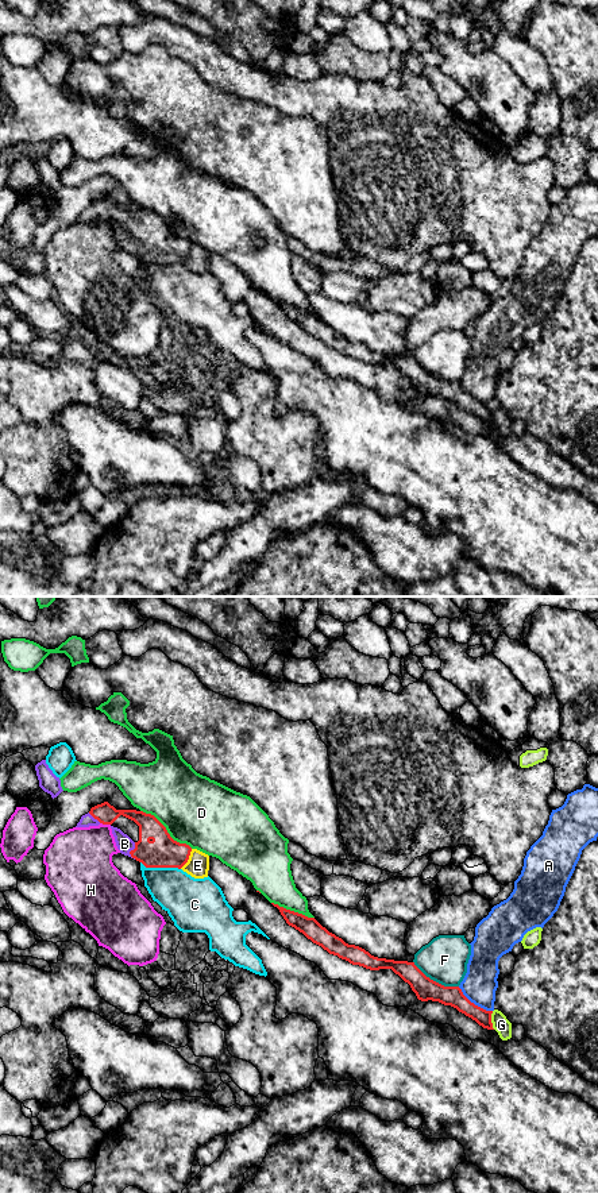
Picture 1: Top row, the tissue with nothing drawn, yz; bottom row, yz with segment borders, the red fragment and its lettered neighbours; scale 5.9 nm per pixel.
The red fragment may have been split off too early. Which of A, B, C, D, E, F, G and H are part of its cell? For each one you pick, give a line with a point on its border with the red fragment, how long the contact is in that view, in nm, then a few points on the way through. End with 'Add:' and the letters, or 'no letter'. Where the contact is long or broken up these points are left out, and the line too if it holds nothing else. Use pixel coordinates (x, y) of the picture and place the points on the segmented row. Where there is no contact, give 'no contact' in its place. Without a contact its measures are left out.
B: meets red in yz at (131, 850); contact 100 nm long
Add: B

